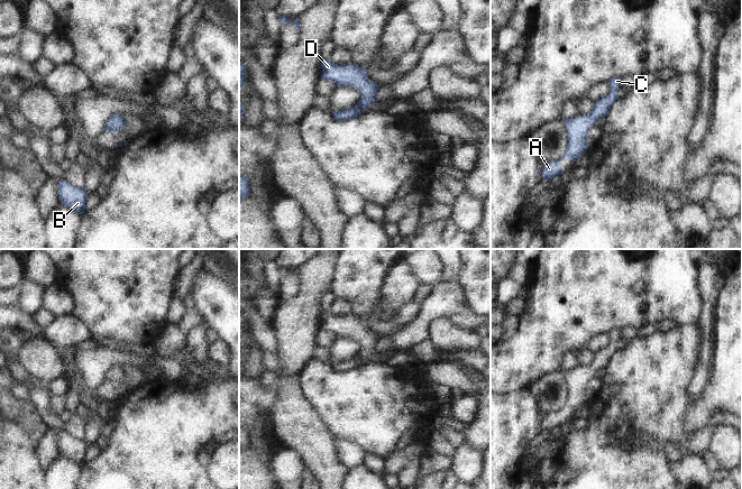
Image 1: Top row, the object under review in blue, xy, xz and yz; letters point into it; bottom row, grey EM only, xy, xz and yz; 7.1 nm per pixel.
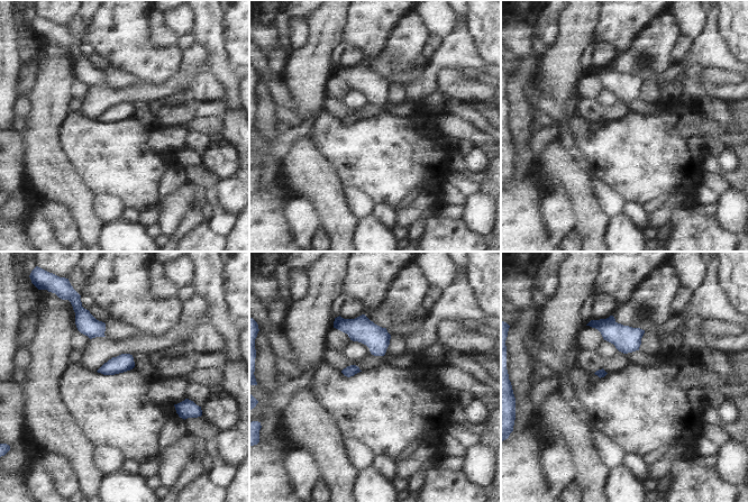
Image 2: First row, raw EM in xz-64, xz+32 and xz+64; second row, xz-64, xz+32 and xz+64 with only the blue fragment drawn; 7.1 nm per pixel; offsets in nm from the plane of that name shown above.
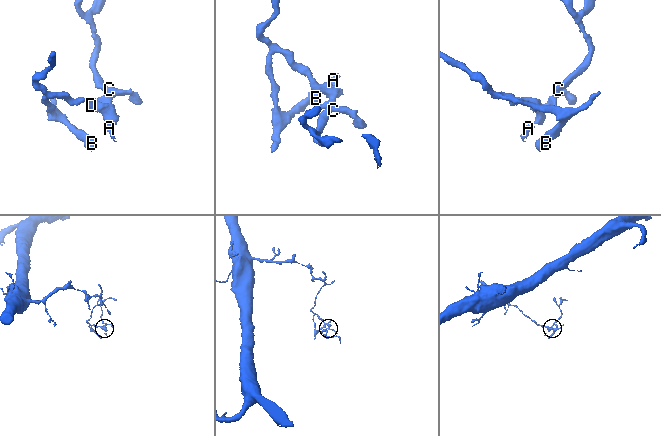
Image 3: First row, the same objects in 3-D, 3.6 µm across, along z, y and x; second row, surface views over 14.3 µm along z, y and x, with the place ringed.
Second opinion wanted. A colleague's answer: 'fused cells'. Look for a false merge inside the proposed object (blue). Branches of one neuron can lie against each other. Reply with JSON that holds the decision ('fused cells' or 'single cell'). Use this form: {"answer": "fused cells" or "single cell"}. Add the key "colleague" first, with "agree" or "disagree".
{"colleague": "disagree", "answer": "single cell"}

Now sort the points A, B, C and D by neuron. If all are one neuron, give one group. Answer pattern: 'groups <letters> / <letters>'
groups A B C D

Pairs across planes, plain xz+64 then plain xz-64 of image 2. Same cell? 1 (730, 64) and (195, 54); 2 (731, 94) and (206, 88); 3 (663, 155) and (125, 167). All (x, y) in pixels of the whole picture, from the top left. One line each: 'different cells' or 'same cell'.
1: same cell
2: same cell
3: same cell

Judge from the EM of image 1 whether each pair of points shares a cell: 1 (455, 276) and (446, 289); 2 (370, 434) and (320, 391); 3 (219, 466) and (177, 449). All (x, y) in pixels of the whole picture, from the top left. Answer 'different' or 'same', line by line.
1: different
2: same
3: different

